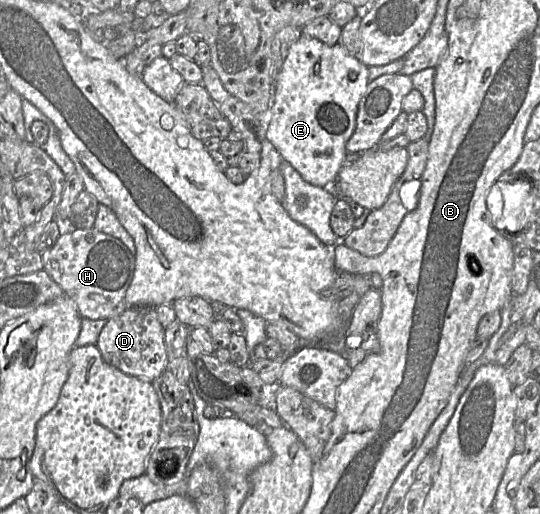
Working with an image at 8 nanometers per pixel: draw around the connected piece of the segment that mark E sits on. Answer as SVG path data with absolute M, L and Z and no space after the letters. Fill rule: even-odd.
M301 30L299 39L290 46L276 79L266 137L282 159L308 183L323 188L336 183L338 172L348 158L346 143L355 130L358 104L368 83L368 66L340 43L328 45L302 34Z

